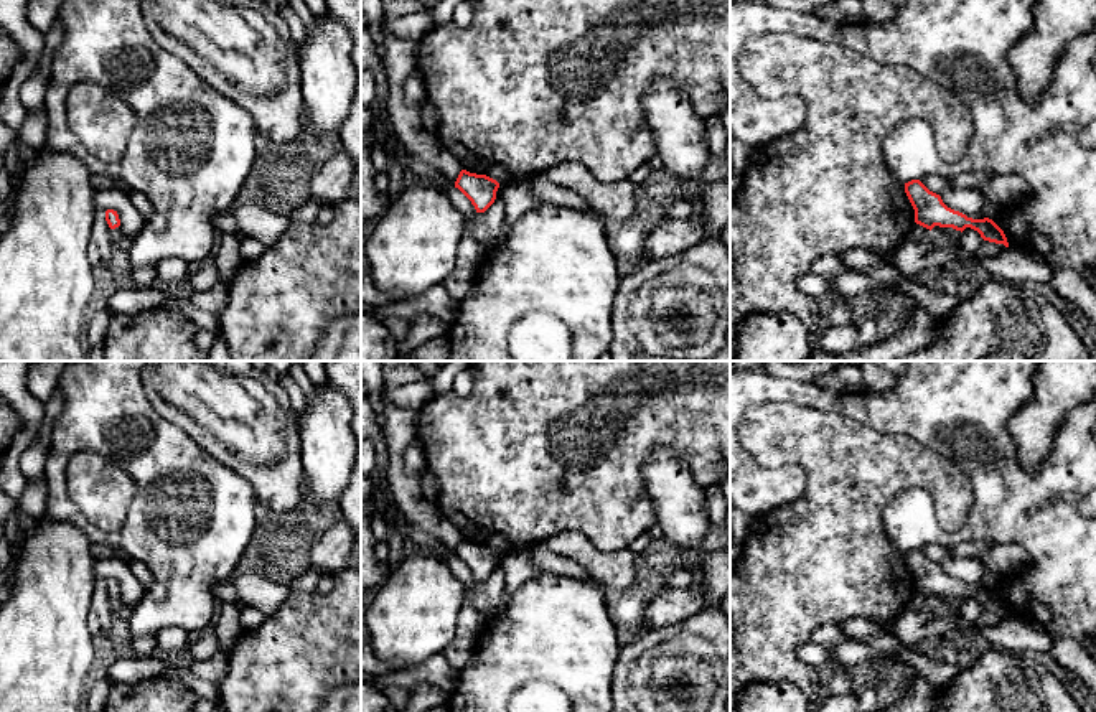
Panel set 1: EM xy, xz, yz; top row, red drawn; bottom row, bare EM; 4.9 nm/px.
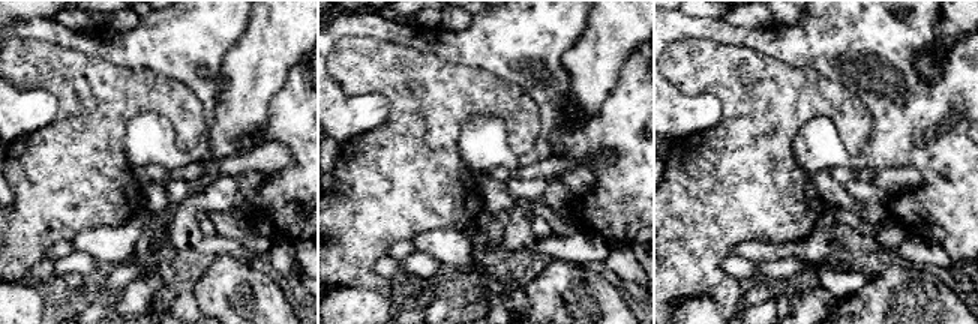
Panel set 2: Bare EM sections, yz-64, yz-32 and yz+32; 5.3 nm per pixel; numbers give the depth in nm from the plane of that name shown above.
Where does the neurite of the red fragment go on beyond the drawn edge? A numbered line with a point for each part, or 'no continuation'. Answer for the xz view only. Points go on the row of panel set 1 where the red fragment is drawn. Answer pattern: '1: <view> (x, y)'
no continuation

